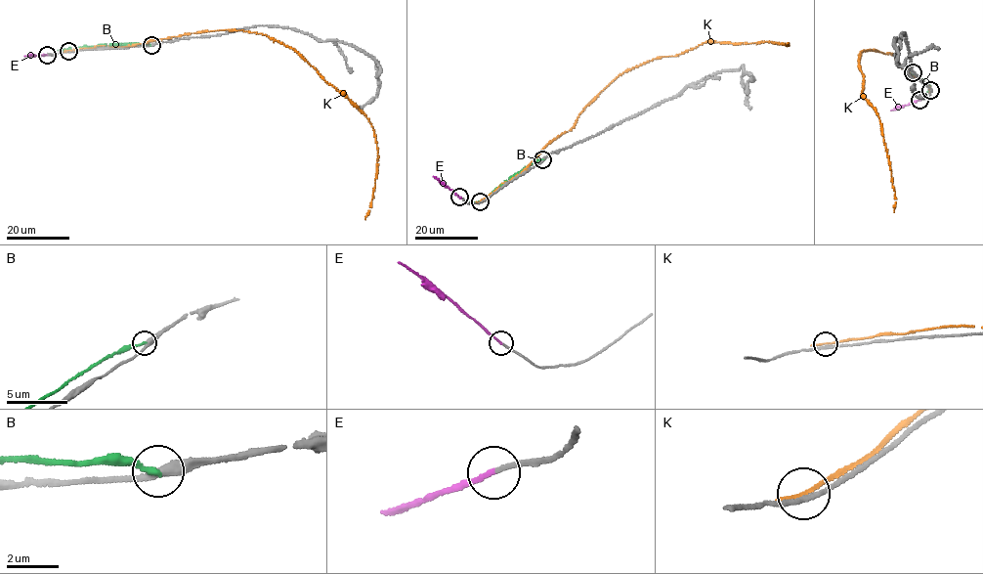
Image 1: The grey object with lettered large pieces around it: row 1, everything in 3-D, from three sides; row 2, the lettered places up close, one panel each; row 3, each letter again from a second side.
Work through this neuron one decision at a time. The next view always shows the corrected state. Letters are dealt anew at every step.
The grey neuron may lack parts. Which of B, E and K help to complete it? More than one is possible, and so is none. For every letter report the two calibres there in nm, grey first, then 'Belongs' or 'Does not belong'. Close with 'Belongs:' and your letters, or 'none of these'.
B: Thickness 360 nm (grey) against 200 nm. Does not belong
E: Thickness 160 nm (grey) against 180 nm. Belongs
K: Thickness 190 nm (grey) against 180 nm. Does not belong
Belongs: E

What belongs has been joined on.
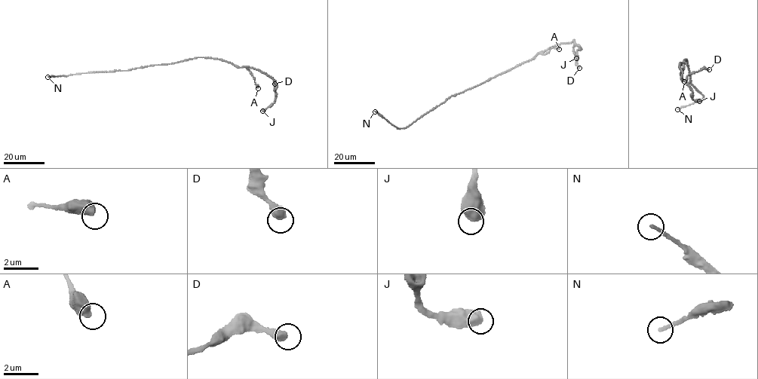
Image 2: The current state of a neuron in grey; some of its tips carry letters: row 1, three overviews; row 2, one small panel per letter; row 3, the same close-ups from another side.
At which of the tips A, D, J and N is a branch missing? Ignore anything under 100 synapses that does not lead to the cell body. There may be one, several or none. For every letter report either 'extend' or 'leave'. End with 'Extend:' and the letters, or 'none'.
A: leave
D: leave
J: leave
N: extend
Extend: N

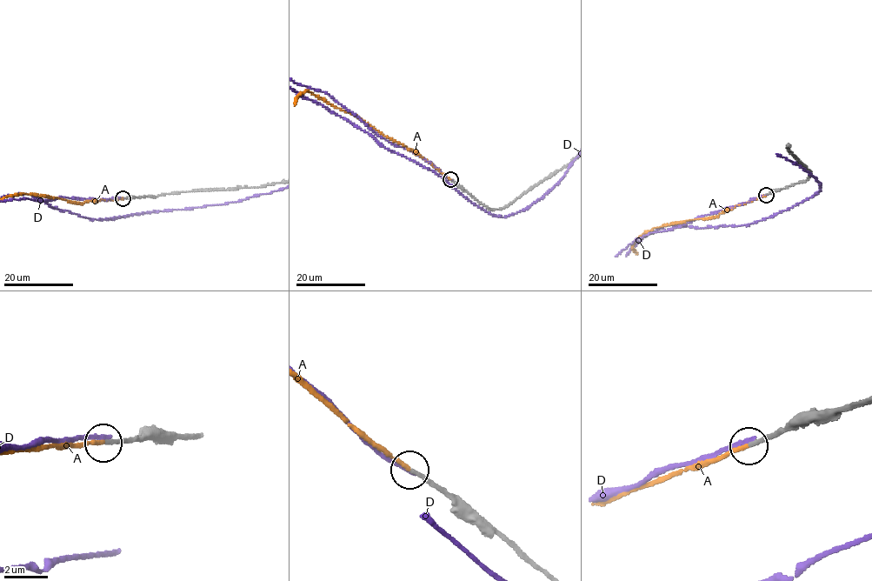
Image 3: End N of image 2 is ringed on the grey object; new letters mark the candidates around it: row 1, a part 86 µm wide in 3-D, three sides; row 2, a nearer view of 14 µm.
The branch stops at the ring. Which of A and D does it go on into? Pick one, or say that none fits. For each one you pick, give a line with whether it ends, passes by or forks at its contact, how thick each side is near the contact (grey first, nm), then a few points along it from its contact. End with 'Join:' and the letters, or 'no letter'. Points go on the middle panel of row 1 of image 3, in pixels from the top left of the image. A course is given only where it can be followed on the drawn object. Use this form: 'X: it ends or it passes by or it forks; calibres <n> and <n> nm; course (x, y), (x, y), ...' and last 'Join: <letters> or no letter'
A: it ends; calibres 180 and 170 nm
Join: A

